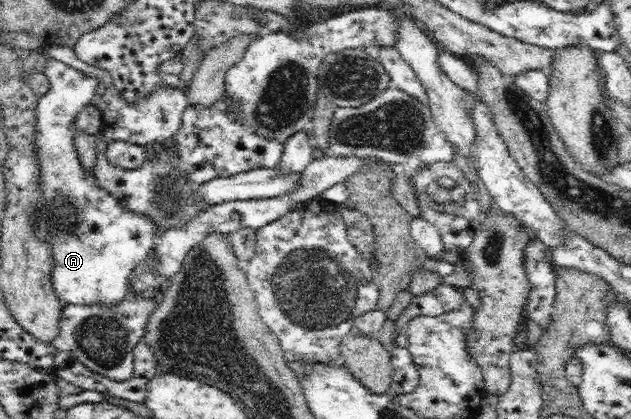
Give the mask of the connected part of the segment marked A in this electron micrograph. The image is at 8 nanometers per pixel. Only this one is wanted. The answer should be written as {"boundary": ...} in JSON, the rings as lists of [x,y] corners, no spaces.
{"boundary":[[[47,58],[45,63],[44,72],[45,76],[51,84],[49,90],[42,96],[38,97],[38,104],[36,107],[36,118],[37,118],[37,136],[36,136],[36,153],[39,154],[39,160],[41,160],[41,190],[43,190],[43,201],[41,207],[37,205],[37,210],[33,213],[33,220],[35,220],[35,234],[39,236],[39,240],[43,240],[45,244],[51,246],[51,253],[53,254],[53,267],[51,271],[52,287],[55,293],[59,296],[59,299],[64,304],[75,304],[75,305],[119,305],[125,295],[130,289],[130,274],[133,273],[135,267],[140,264],[146,255],[153,248],[153,238],[155,233],[159,229],[156,227],[156,223],[152,223],[146,215],[135,215],[132,211],[127,211],[121,207],[118,199],[115,199],[110,193],[107,193],[103,188],[99,187],[95,181],[94,175],[84,171],[80,165],[79,157],[74,144],[76,129],[74,129],[74,119],[79,115],[80,111],[86,106],[91,104],[91,98],[94,97],[94,91],[96,90],[99,80],[83,74],[81,71],[76,71],[73,67],[67,66],[61,61]]]}

